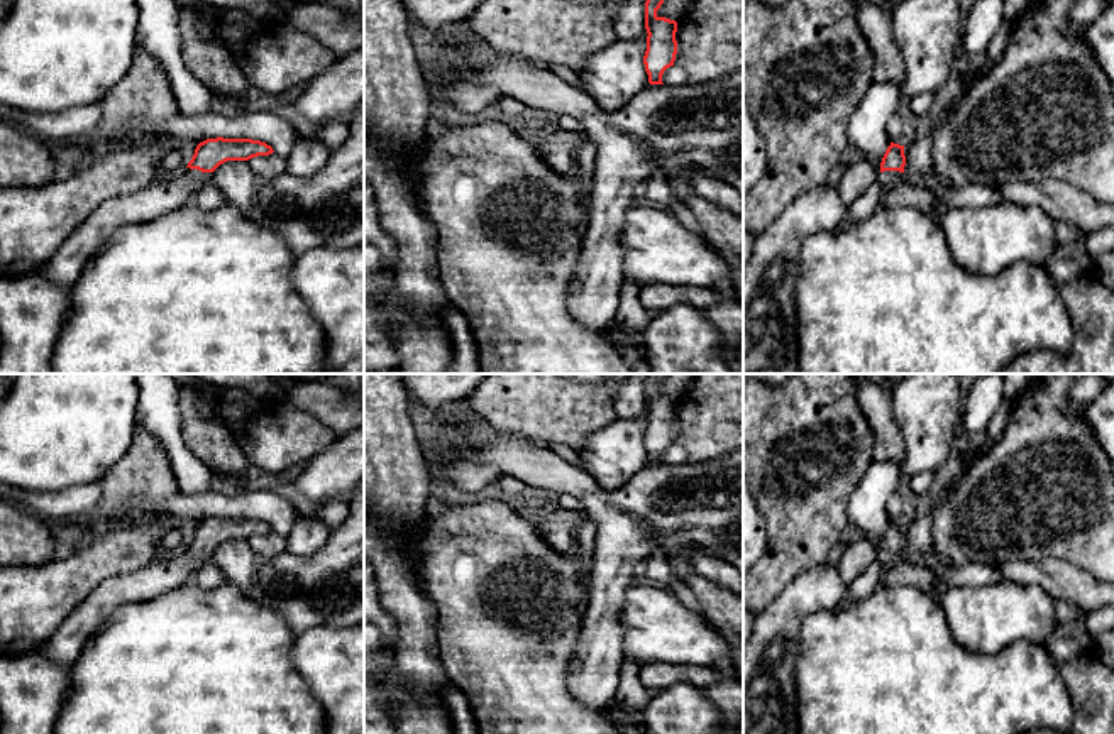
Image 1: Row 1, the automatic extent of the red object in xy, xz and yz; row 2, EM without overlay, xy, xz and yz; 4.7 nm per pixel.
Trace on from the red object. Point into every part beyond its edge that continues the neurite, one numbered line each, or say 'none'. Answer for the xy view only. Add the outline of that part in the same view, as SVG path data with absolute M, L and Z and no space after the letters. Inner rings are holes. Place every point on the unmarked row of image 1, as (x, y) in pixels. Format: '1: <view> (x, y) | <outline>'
1: xy (170, 570) | M185 546L176 553L161 553L149 567L112 577L91 590L58 626L37 653L59 666L71 666L88 639L110 614L129 602L146 602L193 580L212 551Z

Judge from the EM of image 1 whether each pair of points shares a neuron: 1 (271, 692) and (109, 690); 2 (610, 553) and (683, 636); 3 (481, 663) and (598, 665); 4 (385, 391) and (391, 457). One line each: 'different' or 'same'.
1: same
2: different
3: different
4: same

